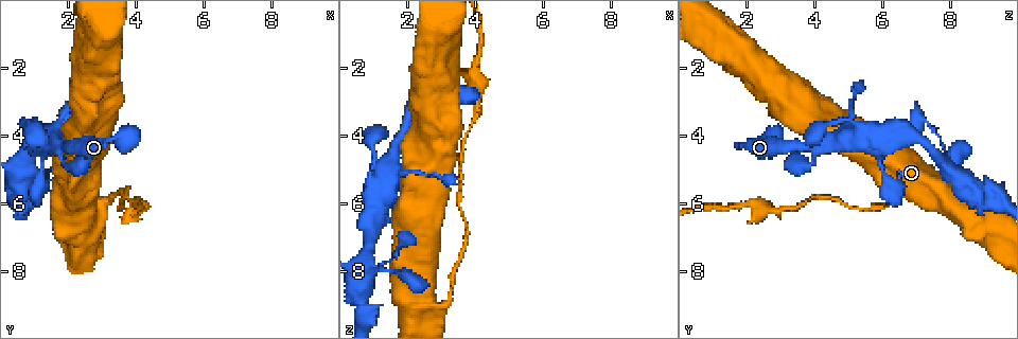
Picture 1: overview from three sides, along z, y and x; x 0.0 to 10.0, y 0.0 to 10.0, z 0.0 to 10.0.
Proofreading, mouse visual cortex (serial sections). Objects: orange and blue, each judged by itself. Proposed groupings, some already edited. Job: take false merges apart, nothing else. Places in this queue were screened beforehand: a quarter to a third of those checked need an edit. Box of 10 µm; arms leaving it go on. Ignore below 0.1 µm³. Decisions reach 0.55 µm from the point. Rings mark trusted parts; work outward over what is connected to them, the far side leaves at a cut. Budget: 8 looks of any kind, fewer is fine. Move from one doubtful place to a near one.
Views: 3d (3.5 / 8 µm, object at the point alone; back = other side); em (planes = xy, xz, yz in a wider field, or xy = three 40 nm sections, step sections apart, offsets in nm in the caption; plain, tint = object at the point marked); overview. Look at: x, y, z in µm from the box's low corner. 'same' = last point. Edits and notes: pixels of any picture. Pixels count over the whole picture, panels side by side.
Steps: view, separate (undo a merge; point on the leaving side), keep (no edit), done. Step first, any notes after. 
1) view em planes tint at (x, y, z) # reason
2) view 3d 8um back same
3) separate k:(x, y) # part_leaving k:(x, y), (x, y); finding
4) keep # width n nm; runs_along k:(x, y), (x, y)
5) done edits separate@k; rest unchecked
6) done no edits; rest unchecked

view 3d 3.5um at (1.85, 4.40, 3.90) # two arms in line, one across

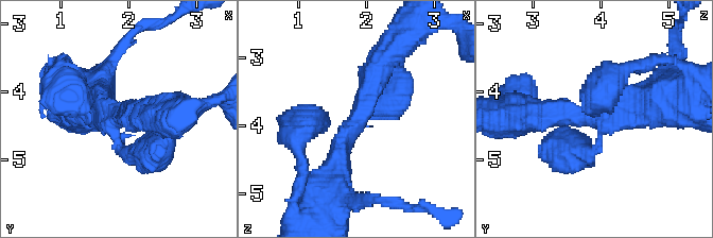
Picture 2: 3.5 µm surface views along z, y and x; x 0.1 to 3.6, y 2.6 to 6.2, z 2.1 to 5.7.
view em xy step 2 tint at (1.85, 4.30, 3.90) # arms 3; arm_widths 250, 350, 400 nm; now the EM

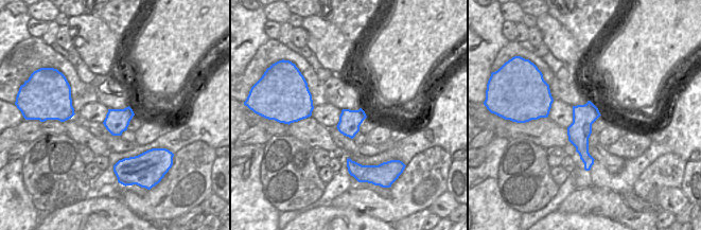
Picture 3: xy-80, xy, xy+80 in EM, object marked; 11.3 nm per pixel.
keep # runs_along 2:(385, 56), (330, 181); one cell here

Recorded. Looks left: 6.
view 3d 3.5um back at (2.85, 6.25, 9.10) # abrupt turn

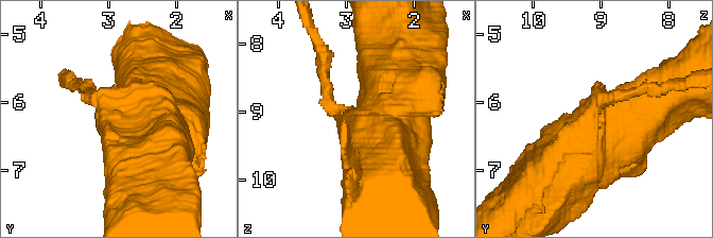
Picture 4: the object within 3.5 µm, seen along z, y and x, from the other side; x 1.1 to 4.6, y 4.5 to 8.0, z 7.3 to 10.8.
view em xy step 2 tint at (2.85, 6.30, 9.10)

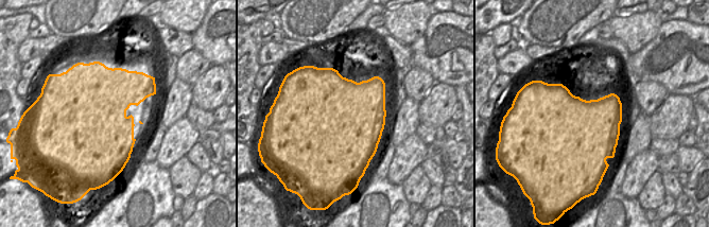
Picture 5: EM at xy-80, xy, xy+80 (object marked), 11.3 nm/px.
view em xy step 5 tint same # cut it another way

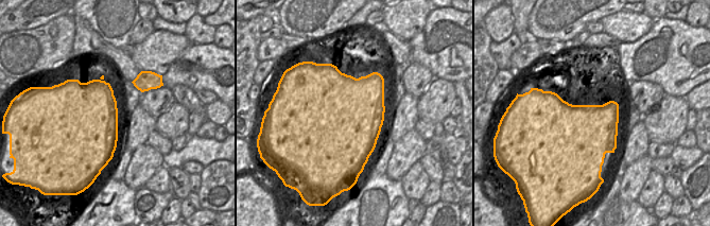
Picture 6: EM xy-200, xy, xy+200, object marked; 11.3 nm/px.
separate 4:(325, 75) # part_leaving 4:(333, 107), (310, 29); a second cell is stuck on

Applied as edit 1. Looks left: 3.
view em xy step 3 tint at (0.65, 4.85, 7.85) # thin neck

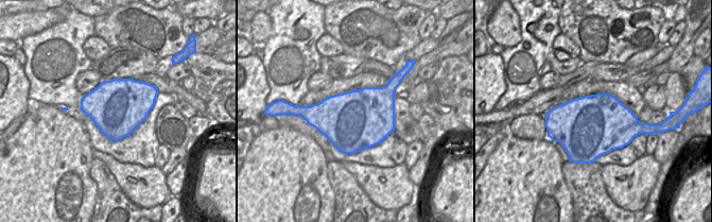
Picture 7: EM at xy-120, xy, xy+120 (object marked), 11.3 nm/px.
view 3d 3.5um same # see where the arms go

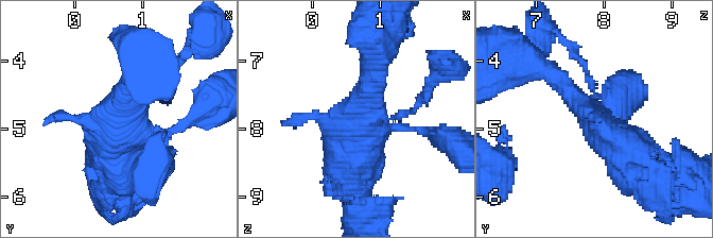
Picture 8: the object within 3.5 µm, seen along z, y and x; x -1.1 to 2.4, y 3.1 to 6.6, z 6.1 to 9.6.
keep # runs_along 8:(543, 68), (646, 166); all the same cell

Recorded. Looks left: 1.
done edits separate@4; rest unchecked

